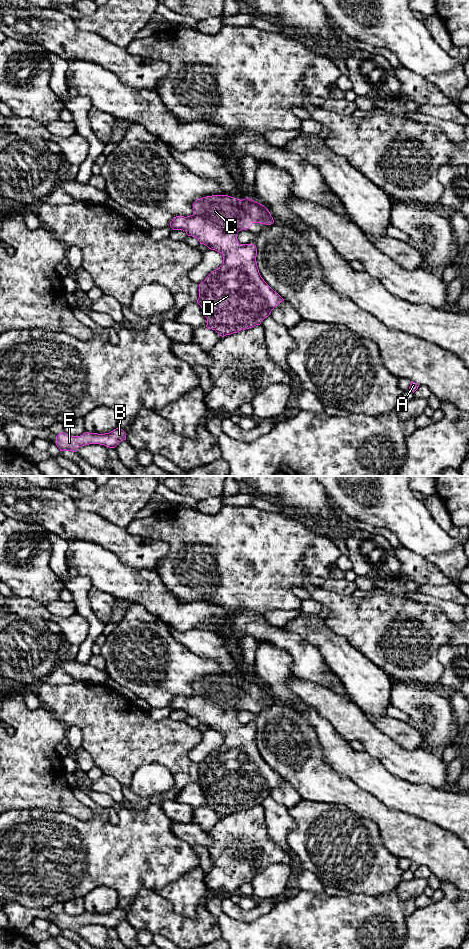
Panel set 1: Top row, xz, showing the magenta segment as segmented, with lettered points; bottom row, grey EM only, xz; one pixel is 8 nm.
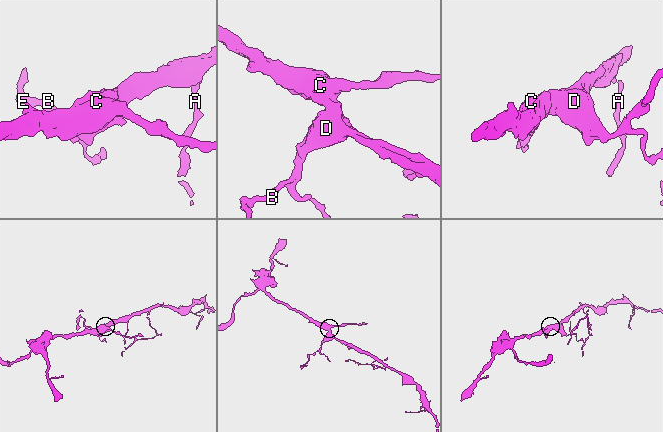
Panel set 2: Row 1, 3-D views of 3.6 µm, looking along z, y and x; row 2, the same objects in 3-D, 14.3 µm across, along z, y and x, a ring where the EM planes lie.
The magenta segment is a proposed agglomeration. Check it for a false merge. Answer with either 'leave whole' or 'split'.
leave whole

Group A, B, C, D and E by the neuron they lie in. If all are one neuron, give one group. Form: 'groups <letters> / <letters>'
groups A B C D E

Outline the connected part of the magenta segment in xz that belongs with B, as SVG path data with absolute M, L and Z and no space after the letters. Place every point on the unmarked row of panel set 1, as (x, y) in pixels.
M121 908L105 914L85 912L80 916L69 916L62 912L56 916L56 925L60 931L76 932L81 926L100 924L109 928L115 928L121 921L126 920L126 913Z

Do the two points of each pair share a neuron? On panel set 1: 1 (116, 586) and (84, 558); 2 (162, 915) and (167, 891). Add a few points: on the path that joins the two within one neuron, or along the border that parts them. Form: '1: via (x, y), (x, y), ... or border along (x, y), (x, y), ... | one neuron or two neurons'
1: via (108, 578), (92, 562) | one neuron
2: border along (157, 892), (166, 898), (181, 915) | two neurons

